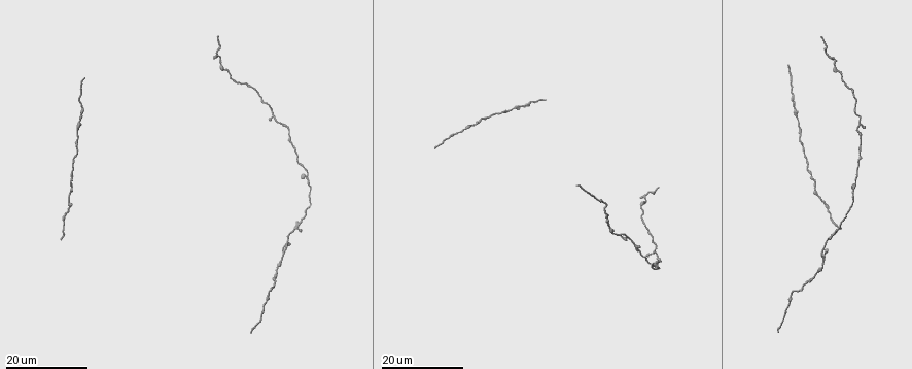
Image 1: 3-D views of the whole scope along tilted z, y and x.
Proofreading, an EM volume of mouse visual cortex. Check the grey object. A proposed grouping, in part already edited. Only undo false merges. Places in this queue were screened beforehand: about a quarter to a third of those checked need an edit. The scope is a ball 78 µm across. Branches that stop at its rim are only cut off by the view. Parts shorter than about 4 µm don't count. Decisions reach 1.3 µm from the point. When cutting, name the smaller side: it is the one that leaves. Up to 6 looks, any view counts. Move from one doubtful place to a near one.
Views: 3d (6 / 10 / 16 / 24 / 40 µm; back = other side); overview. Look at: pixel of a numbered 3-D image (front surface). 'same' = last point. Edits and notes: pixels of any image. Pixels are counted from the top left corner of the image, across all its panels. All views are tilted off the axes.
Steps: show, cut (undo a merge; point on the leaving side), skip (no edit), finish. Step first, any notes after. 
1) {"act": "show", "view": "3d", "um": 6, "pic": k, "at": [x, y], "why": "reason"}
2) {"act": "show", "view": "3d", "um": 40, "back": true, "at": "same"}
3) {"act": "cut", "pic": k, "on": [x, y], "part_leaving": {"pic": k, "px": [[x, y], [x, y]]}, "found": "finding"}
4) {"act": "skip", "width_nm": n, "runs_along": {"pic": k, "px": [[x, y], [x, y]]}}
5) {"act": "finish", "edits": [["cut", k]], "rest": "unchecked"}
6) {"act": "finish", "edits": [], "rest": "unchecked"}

{"act": "show", "view": "3d", "um": 24, "pic": 1, "at": [307, 173]}

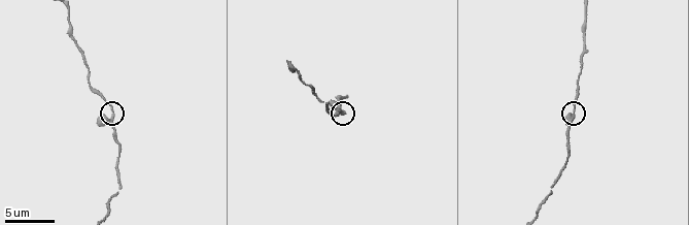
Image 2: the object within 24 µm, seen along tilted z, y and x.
{"act": "show", "view": "3d", "um": 6, "pic": 2, "at": [111, 115]}

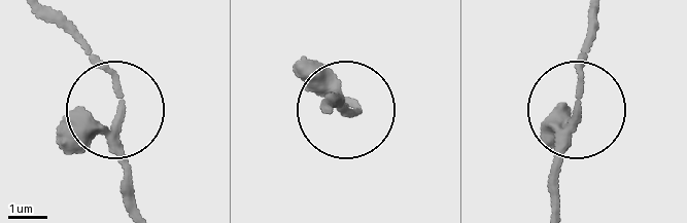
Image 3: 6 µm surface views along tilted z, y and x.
{"act": "skip", "width_nm": 150, "runs_along": {"pic": 3, "px": [[48, 20], [115, 88], [130, 208]]}, "found": "continuous, no second neuron"}

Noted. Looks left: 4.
{"act": "show", "view": "3d", "um": 24, "pic": 1, "at": [295, 229]}

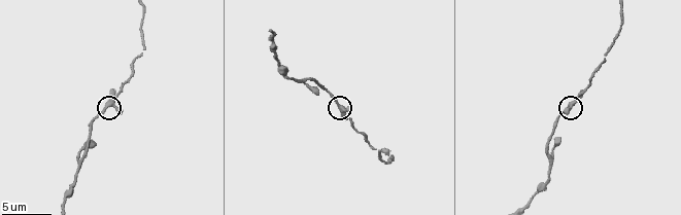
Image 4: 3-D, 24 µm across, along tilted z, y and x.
{"act": "show", "view": "3d", "um": 10, "pic": 4, "at": [337, 105]}

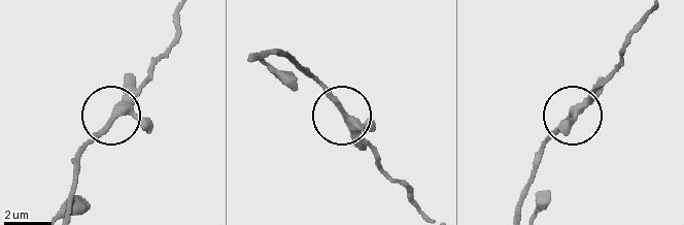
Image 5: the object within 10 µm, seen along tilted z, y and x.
{"act": "skip", "width_nm": 220, "runs_along": {"pic": 5, "px": [[178, 20], [175, 37], [144, 82], [78, 155]]}, "found": "all the same neuron"}

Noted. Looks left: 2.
{"act": "show", "view": "3d", "um": 16, "pic": 4, "at": [548, 180], "why": "sudden change in width"}

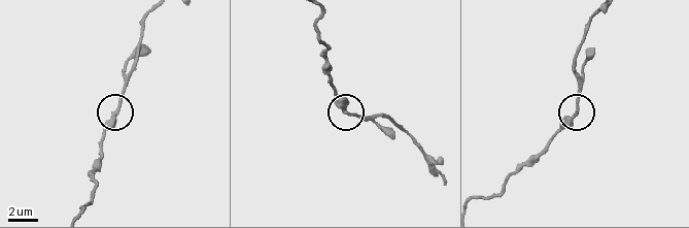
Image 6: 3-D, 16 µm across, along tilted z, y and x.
{"act": "show", "view": "3d", "um": 6, "pic": 6, "at": [350, 111]}

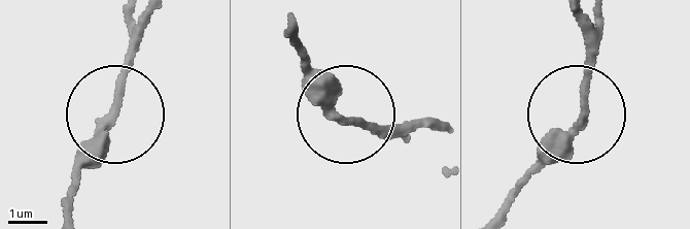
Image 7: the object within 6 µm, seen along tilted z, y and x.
{"act": "skip", "width_nm": 210, "runs_along": {"pic": 7, "px": [[145, 24], [71, 207]]}, "found": "continuous, no second neuron"}

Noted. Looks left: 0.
{"act": "finish", "edits": [], "rest": "unchecked"}

